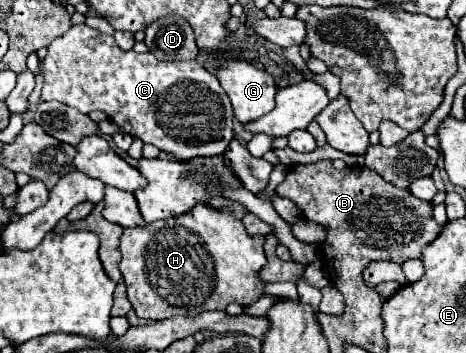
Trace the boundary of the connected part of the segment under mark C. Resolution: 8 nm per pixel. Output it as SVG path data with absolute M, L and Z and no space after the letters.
M87 24L71 26L69 32L57 36L47 46L47 56L43 60L43 100L57 100L65 106L73 106L83 114L91 110L101 110L119 124L127 134L141 138L145 144L157 146L161 152L171 152L177 158L191 160L197 156L217 156L223 154L229 140L233 140L233 108L231 100L221 88L215 74L211 74L197 60L187 62L161 62L155 60L151 52L137 54L133 50L121 50L113 36L105 36Z

